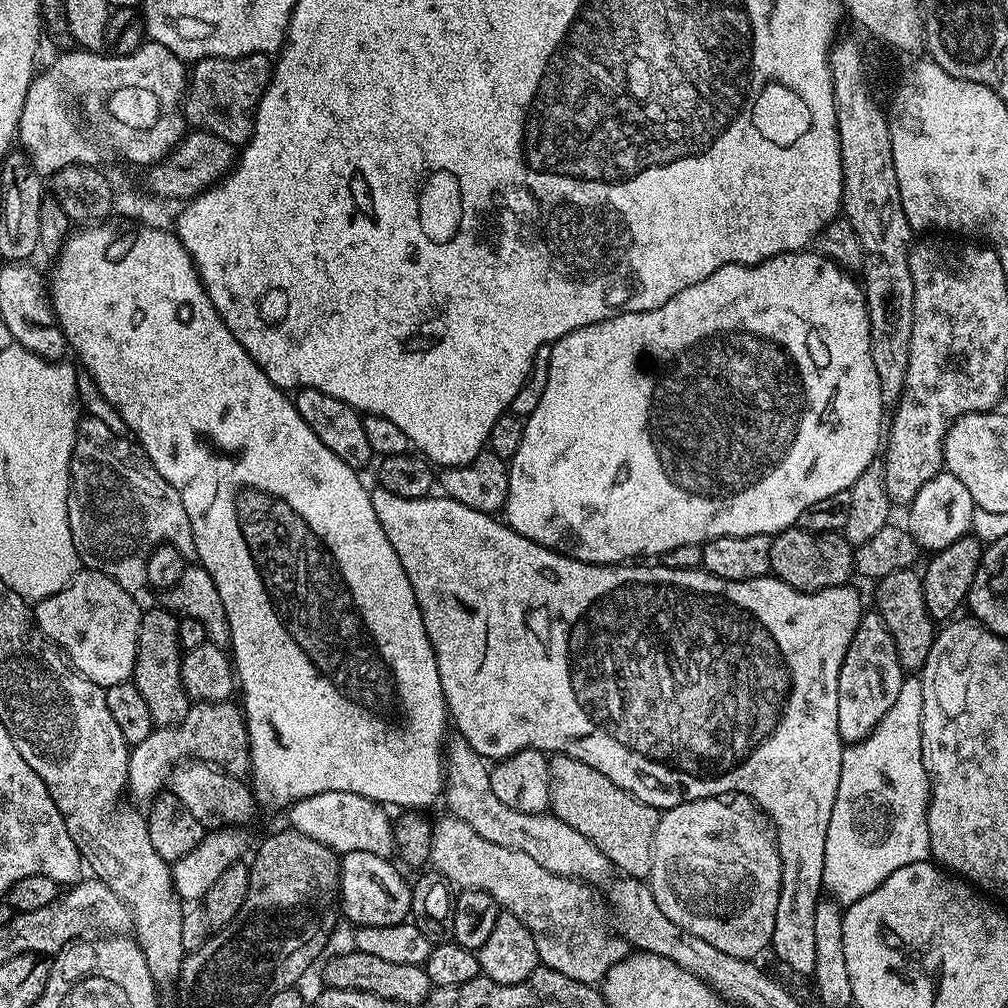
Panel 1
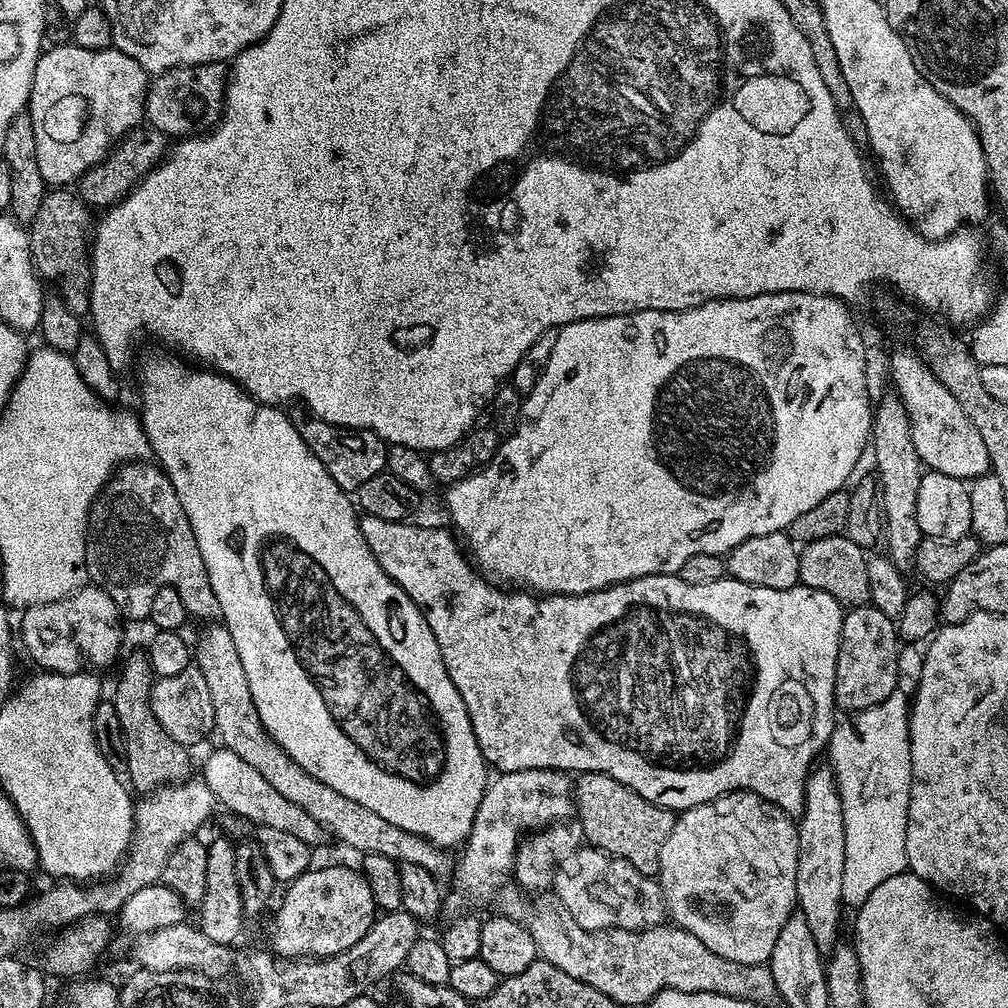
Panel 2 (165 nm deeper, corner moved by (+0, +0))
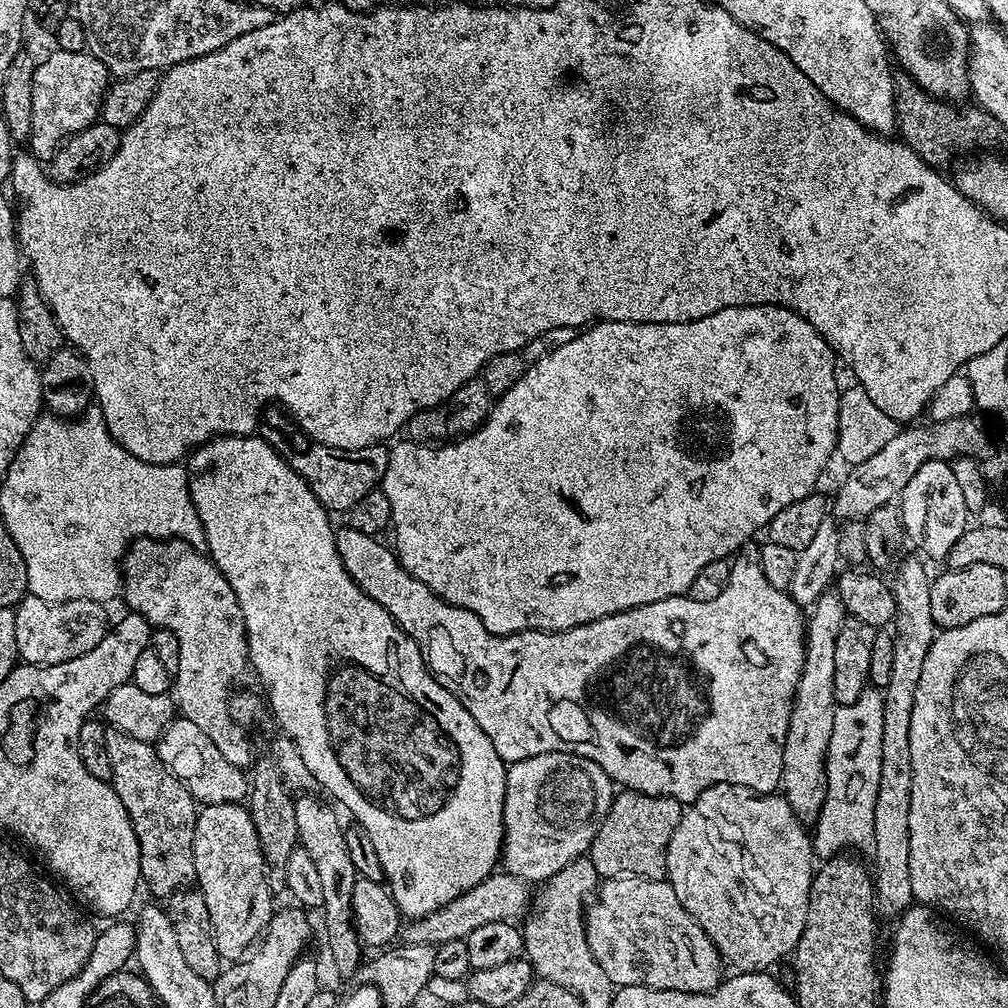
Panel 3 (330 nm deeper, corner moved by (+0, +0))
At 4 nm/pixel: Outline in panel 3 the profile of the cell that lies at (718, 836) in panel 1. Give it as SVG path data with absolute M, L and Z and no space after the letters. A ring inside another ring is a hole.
M715 784L706 790L697 800L687 805L670 838L670 846L666 854L668 870L666 879L671 884L674 894L678 894L678 902L690 913L692 920L702 926L702 930L714 942L714 946L720 951L721 961L725 965L733 964L737 973L763 972L771 969L771 964L776 964L780 959L791 957L798 946L798 938L802 938L802 930L806 926L806 910L810 898L810 886L814 875L814 849L812 847L812 836L805 825L796 817L794 810L780 794L761 794L752 788L741 784Z

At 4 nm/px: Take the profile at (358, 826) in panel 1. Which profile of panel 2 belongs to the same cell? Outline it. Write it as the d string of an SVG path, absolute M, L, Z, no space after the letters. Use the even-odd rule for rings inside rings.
M217 747L217 752L212 752L208 756L208 761L204 764L202 779L204 785L215 794L217 801L221 805L225 804L230 811L238 816L245 816L248 820L257 820L255 823L260 826L274 826L274 830L286 830L286 834L294 834L294 838L302 838L302 842L308 845L315 845L315 840L322 835L322 829L302 806L294 806L290 798L282 798L254 766L249 766L247 762L242 762L238 754L234 754L228 748Z

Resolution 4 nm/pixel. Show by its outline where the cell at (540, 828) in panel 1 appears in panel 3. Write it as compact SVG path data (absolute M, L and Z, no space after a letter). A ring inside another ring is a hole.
M618 876L599 885L598 897L586 908L584 929L590 950L614 986L709 992L722 981L720 951L678 902L667 879Z

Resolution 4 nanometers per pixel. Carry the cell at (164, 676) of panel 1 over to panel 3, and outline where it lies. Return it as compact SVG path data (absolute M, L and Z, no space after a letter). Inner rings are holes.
M108 730L105 750L109 752L113 790L132 823L140 847L140 878L156 896L167 898L193 879L192 838L198 802L188 787L169 772L155 747L147 740L130 738L125 732Z

